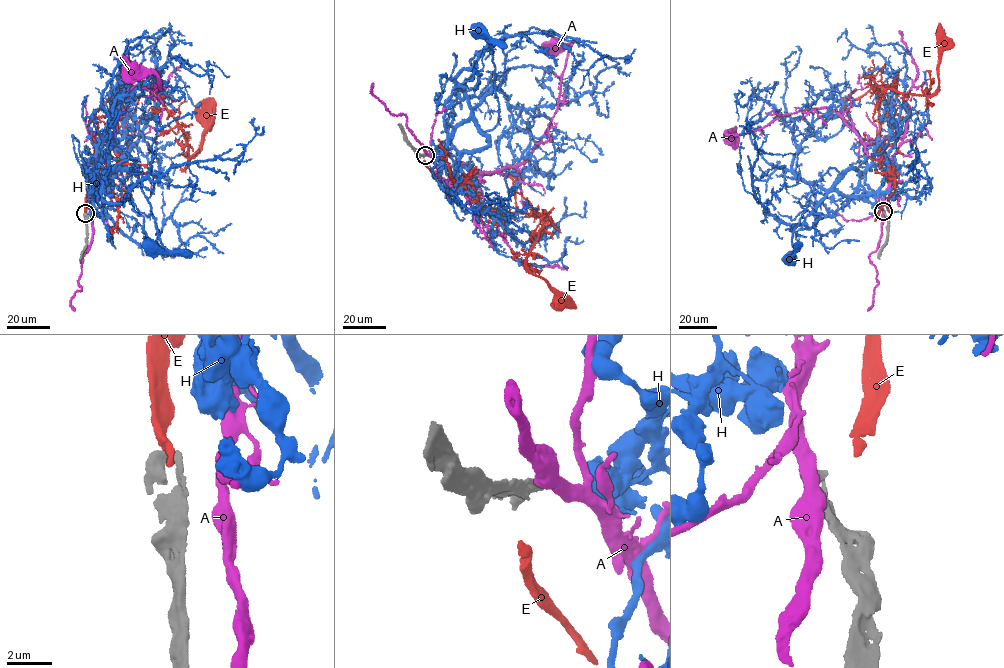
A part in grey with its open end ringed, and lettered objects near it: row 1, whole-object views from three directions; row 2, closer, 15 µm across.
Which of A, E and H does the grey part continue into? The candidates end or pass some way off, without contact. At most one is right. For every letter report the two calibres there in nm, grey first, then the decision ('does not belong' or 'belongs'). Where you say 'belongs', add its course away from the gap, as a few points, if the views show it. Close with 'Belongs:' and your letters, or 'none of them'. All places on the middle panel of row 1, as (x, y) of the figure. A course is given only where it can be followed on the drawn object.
A: calibres 550 and 420 nm; does not belong
E: calibres 550 and 380 nm; does not belong
H: calibres 550 and 850 nm; does not belong
Belongs: none of them

